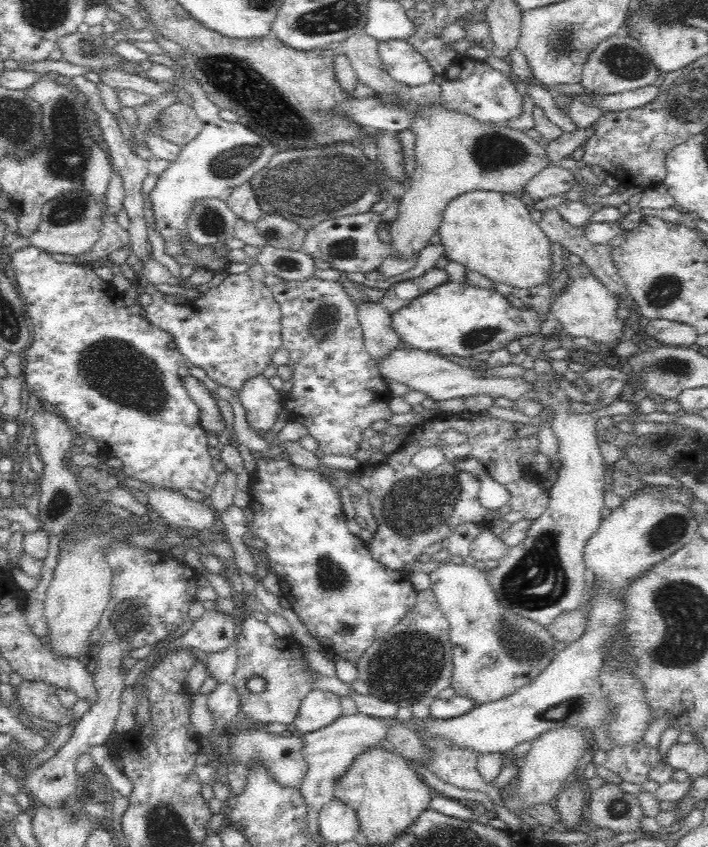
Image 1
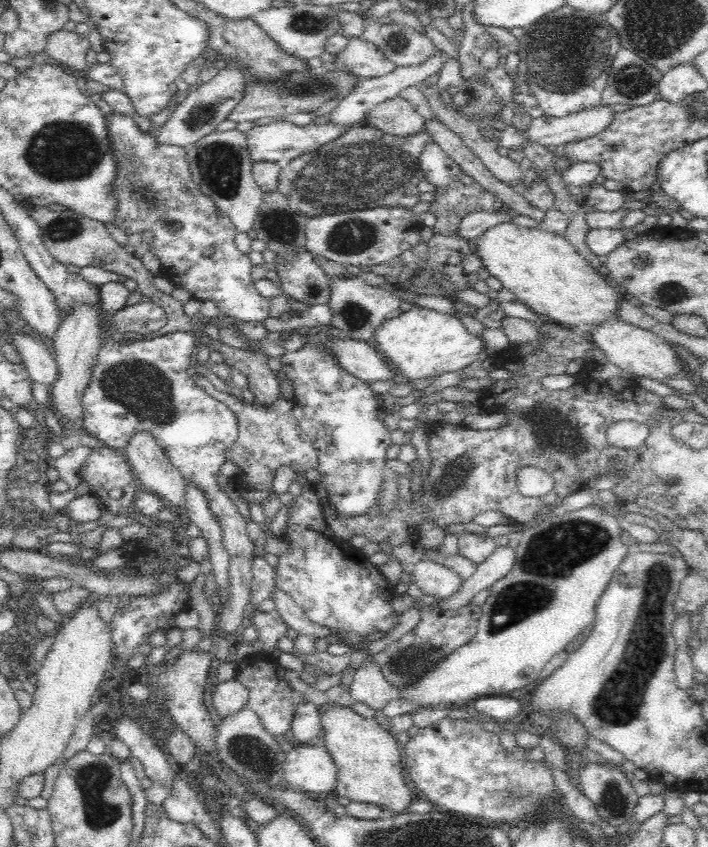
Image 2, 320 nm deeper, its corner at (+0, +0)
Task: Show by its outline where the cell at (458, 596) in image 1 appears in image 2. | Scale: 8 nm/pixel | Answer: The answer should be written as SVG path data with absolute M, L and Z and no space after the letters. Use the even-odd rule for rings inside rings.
M423 558L408 570L412 581L420 588L422 594L432 596L434 599L451 598L461 585L456 572L430 559Z

